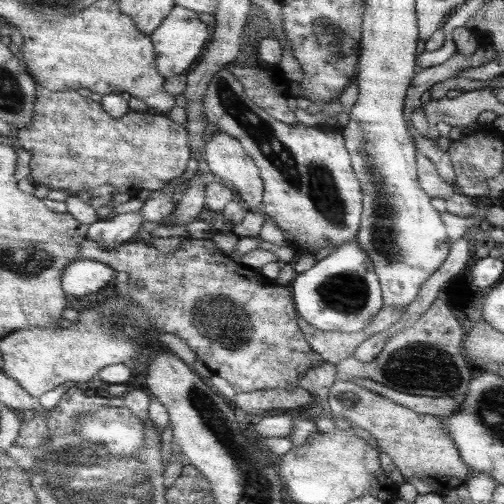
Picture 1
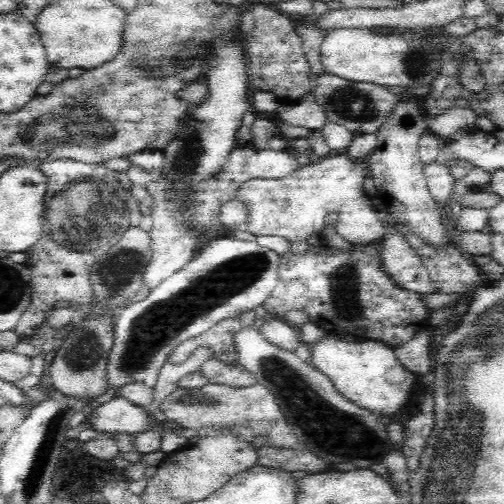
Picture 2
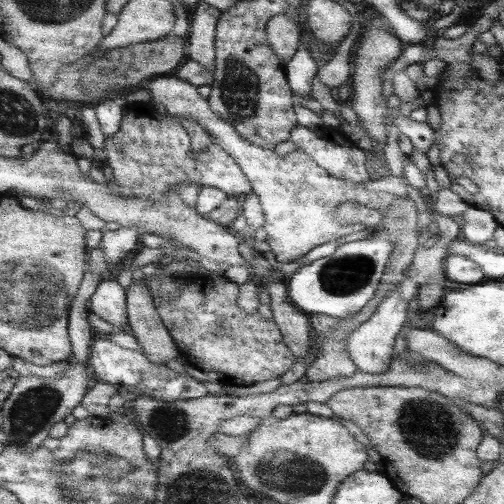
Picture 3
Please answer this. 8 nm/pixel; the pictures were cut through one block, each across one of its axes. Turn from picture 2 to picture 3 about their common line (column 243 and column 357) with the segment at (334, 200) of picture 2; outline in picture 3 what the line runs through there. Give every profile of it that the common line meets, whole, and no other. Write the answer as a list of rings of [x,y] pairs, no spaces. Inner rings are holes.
[[[175,74],[157,76],[155,80],[149,80],[147,84],[141,82],[137,86],[141,88],[139,92],[145,90],[151,96],[151,102],[163,104],[171,118],[177,118],[183,124],[195,122],[195,124],[203,126],[211,134],[213,142],[219,144],[225,154],[235,158],[235,162],[239,164],[239,170],[243,172],[247,182],[251,182],[251,190],[261,206],[263,220],[265,220],[263,222],[265,244],[269,246],[271,254],[275,256],[275,260],[279,264],[293,262],[293,260],[305,256],[309,250],[333,242],[337,236],[363,230],[363,226],[357,226],[357,224],[355,226],[337,226],[331,216],[337,206],[341,206],[345,202],[355,202],[357,206],[365,206],[365,208],[383,212],[389,208],[389,204],[393,200],[409,198],[407,196],[409,186],[403,180],[403,176],[401,178],[387,176],[387,178],[379,178],[379,180],[367,180],[365,184],[349,184],[349,182],[327,176],[327,172],[323,172],[319,166],[315,166],[307,156],[303,156],[299,152],[289,152],[279,158],[273,150],[263,150],[259,146],[253,146],[251,142],[247,142],[247,138],[243,138],[243,134],[239,134],[235,130],[235,126],[231,122],[223,120],[223,116],[219,116],[211,108],[209,98],[203,98],[195,84],[185,82],[185,80],[177,78]]]

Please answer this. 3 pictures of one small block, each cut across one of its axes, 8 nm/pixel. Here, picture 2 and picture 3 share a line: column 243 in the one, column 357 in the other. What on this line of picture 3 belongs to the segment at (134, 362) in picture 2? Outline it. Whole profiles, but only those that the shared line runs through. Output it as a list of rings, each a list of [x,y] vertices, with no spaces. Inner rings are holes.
[[[373,236],[339,244],[333,254],[301,266],[285,284],[287,296],[305,316],[331,316],[335,320],[355,316],[379,290],[379,280],[383,280],[383,270],[387,268],[391,250],[391,242]]]

